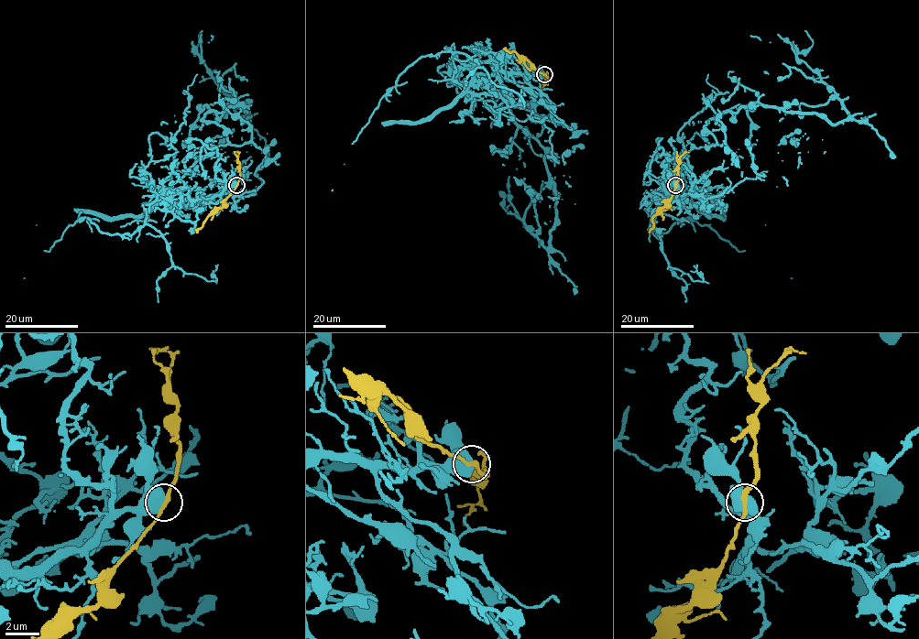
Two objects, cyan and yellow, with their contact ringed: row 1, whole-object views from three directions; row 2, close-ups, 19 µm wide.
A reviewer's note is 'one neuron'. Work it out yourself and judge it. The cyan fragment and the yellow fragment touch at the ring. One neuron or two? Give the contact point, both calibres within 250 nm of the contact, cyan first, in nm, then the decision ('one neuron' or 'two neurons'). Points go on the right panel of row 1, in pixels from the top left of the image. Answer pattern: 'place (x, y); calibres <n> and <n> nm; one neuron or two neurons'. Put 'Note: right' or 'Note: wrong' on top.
Note: wrong
place (675, 185); calibres 700 and 220 nm; two neurons

